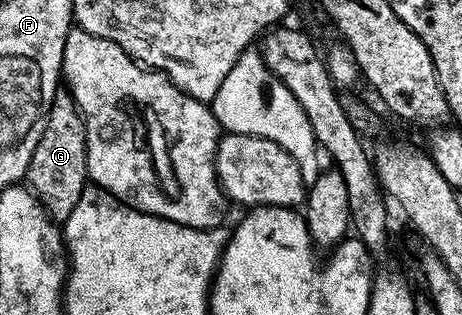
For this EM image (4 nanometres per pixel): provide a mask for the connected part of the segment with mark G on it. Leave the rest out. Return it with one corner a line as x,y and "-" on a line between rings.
60,90
54,95
52,106
48,110
48,118
44,126
44,134
40,142
29,153
24,173
29,187
42,203
42,207
55,222
64,222
72,210
76,210
76,202
80,202
80,194
86,188
86,117
78,109
78,104
69,91

